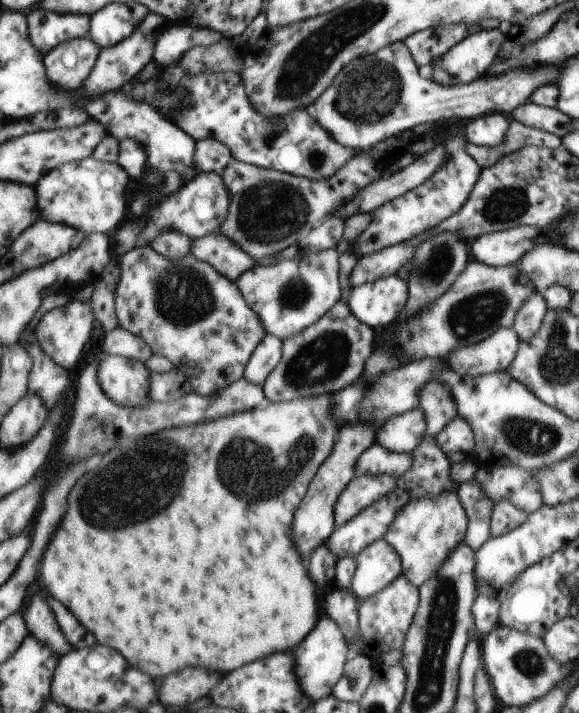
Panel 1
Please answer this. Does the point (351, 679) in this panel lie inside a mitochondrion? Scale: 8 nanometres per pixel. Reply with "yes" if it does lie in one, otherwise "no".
yes

